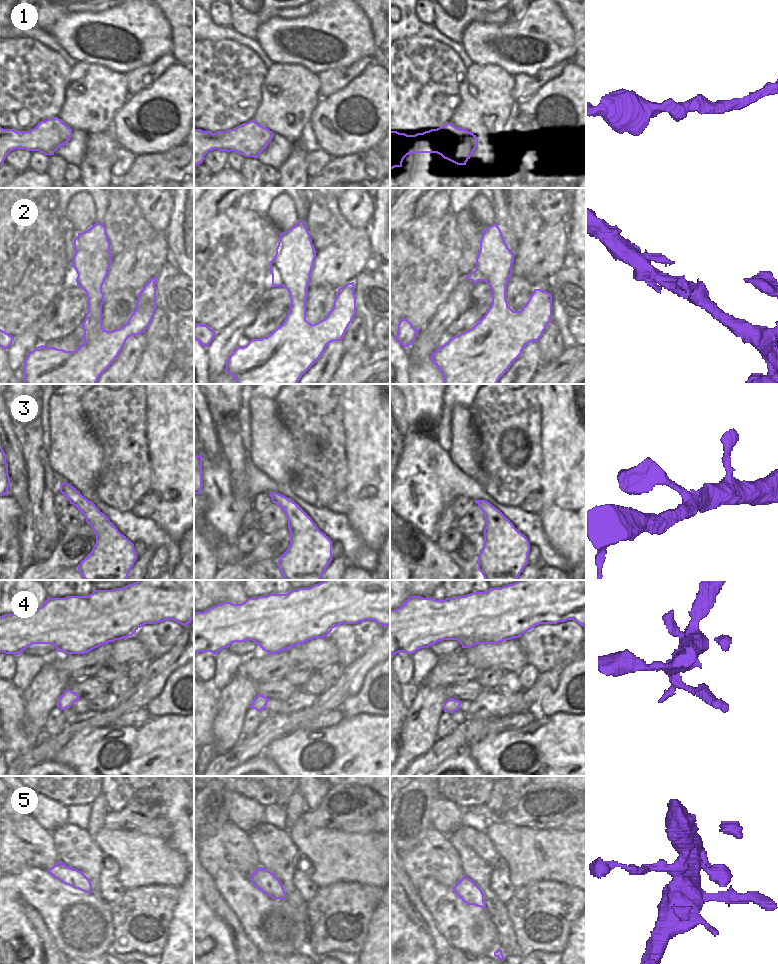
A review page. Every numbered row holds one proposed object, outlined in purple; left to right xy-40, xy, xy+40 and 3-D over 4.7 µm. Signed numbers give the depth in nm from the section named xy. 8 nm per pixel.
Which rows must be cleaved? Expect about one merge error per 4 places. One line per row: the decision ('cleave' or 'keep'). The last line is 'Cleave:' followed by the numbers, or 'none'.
1: keep
2: keep
3: keep
4: cleave
5: keep
Cleave: 4

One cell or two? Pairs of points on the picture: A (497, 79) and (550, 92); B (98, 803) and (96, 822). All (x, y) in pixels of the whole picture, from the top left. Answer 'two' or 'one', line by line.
A: two
B: one

